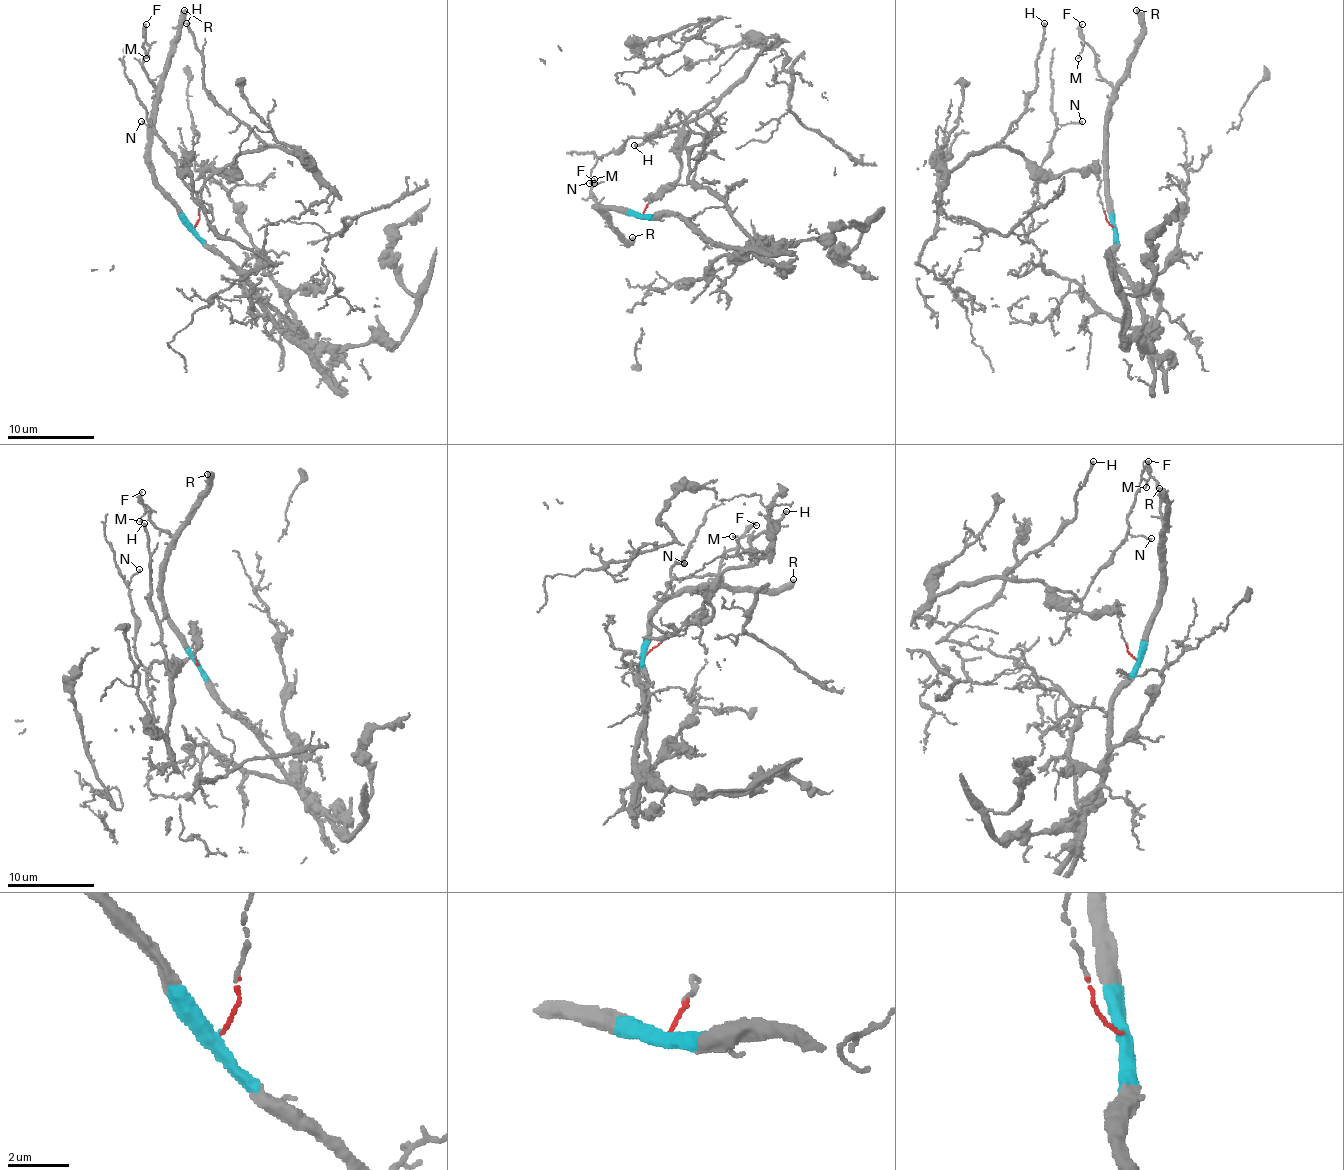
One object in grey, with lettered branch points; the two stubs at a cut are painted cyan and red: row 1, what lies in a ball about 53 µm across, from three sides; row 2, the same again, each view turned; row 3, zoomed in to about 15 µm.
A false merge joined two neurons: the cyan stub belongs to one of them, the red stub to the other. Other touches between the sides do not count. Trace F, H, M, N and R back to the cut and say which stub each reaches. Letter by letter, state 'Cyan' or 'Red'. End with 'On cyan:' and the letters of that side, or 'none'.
F: Cyan
H: Red
M: Cyan
N: Red
R: Cyan
On cyan: F, M, R

